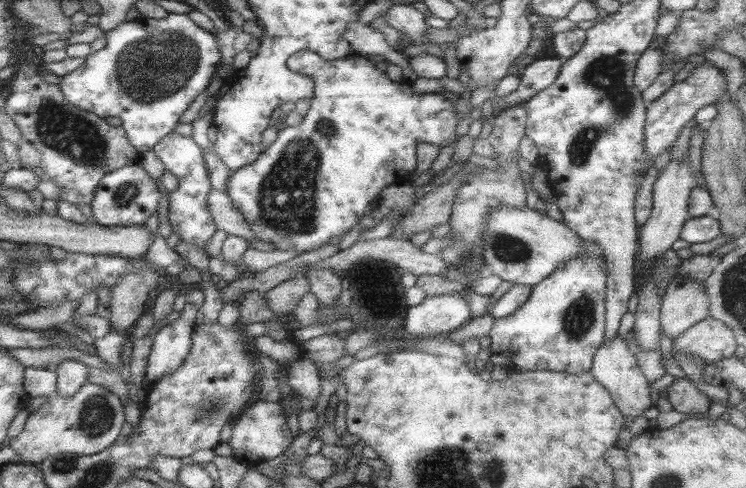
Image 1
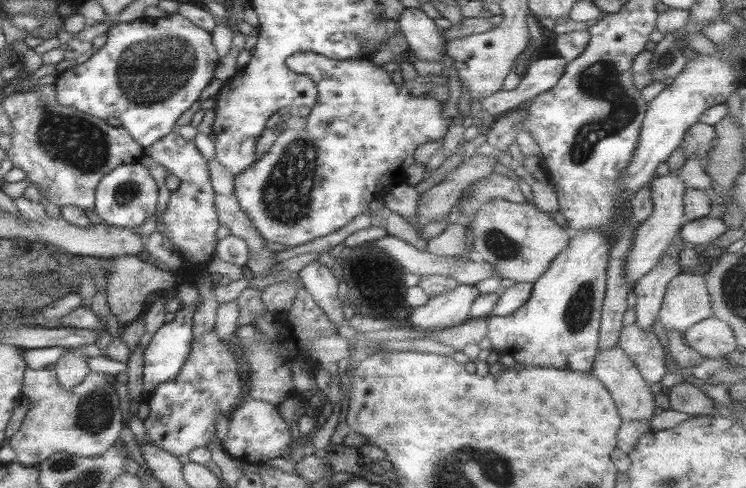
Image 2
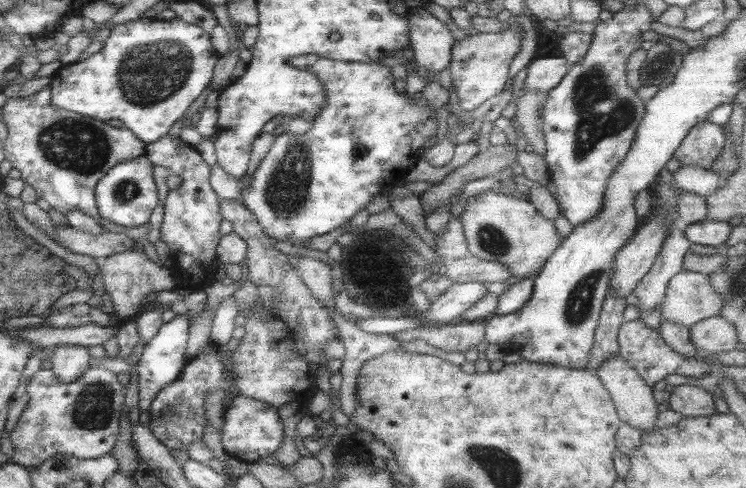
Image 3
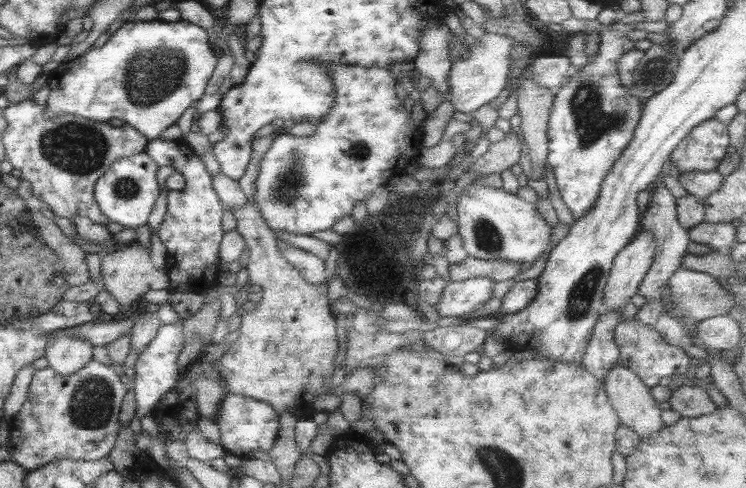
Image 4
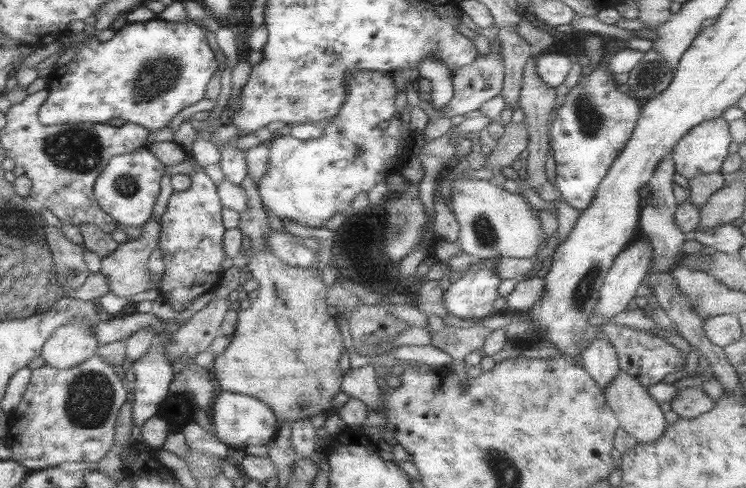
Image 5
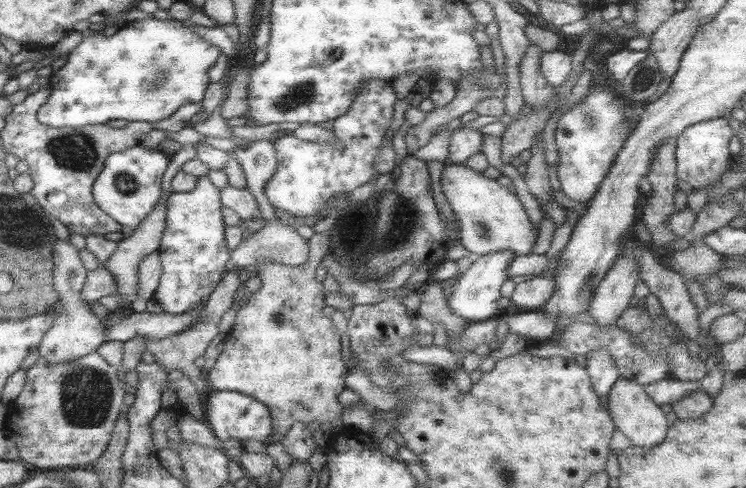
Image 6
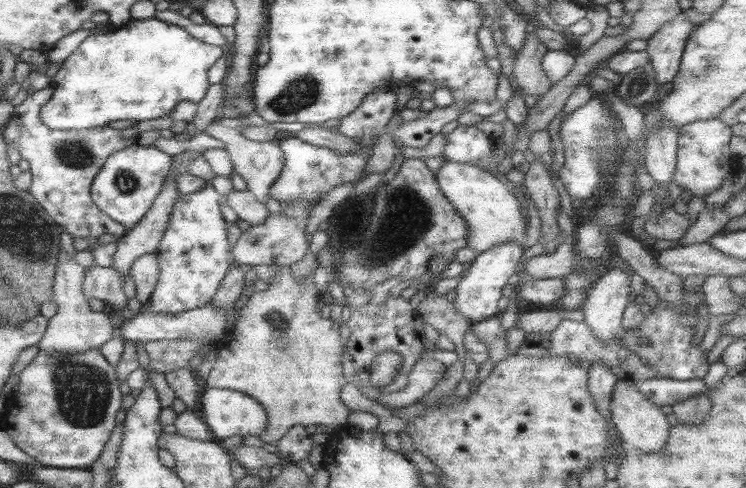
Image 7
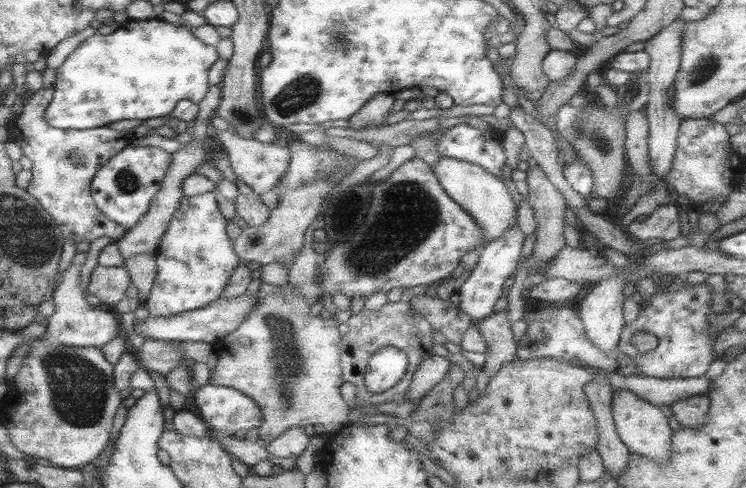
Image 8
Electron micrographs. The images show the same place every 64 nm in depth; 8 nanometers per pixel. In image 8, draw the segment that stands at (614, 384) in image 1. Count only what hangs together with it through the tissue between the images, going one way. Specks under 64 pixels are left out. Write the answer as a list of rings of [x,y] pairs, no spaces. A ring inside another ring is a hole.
[[[616,390],[611,408],[618,436],[630,452],[649,458],[657,464],[669,461],[673,451],[671,441],[673,428],[661,407],[649,404],[629,390]]]

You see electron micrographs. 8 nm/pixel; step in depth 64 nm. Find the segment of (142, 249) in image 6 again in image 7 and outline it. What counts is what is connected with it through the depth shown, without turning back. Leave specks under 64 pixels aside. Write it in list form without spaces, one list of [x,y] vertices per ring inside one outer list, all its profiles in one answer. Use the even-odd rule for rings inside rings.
[[[184,159],[180,161],[175,169],[166,176],[163,182],[161,191],[157,194],[157,197],[150,205],[148,212],[143,216],[140,223],[138,223],[133,229],[129,229],[127,233],[121,237],[117,243],[117,251],[114,253],[111,267],[119,270],[123,274],[123,290],[126,293],[128,299],[136,296],[135,284],[130,276],[130,265],[136,258],[144,256],[144,254],[152,254],[157,252],[159,242],[161,241],[164,231],[167,229],[167,224],[173,209],[173,204],[179,197],[178,189],[176,188],[176,179],[179,174],[188,172],[188,164],[192,159]]]

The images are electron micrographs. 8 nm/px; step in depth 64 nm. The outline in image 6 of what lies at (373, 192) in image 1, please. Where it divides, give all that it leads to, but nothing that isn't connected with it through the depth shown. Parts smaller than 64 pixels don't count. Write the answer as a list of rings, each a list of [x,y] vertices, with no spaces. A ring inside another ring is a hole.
[[[369,80],[359,88],[348,112],[335,119],[331,131],[337,136],[334,143],[314,143],[296,140],[286,135],[274,142],[278,168],[266,183],[269,203],[294,216],[310,216],[338,193],[351,193],[359,186],[374,182],[378,173],[373,162],[385,145],[385,132],[392,124],[396,93],[386,80]]]

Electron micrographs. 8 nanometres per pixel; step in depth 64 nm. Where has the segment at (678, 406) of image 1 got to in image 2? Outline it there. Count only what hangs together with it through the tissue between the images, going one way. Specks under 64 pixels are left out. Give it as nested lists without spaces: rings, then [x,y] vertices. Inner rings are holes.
[[[686,382],[670,387],[668,399],[671,410],[692,417],[712,416],[716,405],[700,387]]]

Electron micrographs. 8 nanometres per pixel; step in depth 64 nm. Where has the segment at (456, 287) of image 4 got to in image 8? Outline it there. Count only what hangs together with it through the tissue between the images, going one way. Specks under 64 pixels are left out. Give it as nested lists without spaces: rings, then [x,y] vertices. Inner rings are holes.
[[[512,225],[501,236],[486,243],[481,250],[479,261],[471,270],[470,276],[457,291],[460,299],[459,310],[471,316],[475,323],[494,313],[492,308],[494,308],[496,300],[505,294],[502,290],[502,284],[510,278],[512,273],[516,272],[525,236],[526,233],[521,231],[518,225]]]

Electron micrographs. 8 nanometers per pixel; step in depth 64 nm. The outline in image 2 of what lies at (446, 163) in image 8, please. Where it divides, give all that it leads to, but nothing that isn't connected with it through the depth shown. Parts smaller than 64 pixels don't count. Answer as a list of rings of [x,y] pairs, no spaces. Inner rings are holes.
[[[492,199],[482,205],[469,222],[471,237],[471,250],[477,259],[489,262],[495,268],[496,276],[500,278],[512,278],[514,283],[532,283],[545,273],[550,262],[556,255],[566,248],[571,237],[571,231],[562,226],[545,212],[542,212],[534,204],[510,202],[502,199]]]

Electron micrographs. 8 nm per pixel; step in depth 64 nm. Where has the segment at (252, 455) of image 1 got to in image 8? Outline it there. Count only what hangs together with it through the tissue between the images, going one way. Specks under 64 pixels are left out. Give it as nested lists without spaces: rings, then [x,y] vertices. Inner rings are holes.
[[[207,384],[193,395],[191,408],[208,428],[219,433],[234,435],[238,430],[247,432],[262,424],[260,407],[238,390]]]

